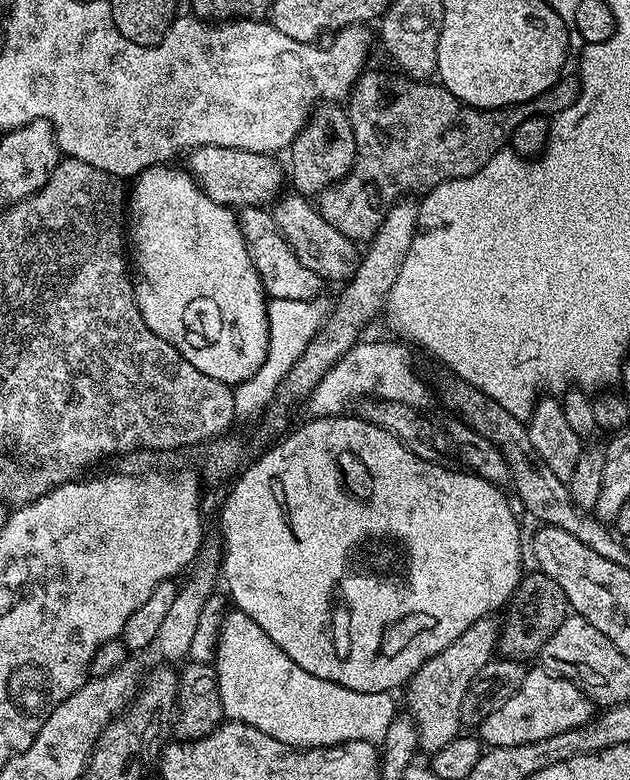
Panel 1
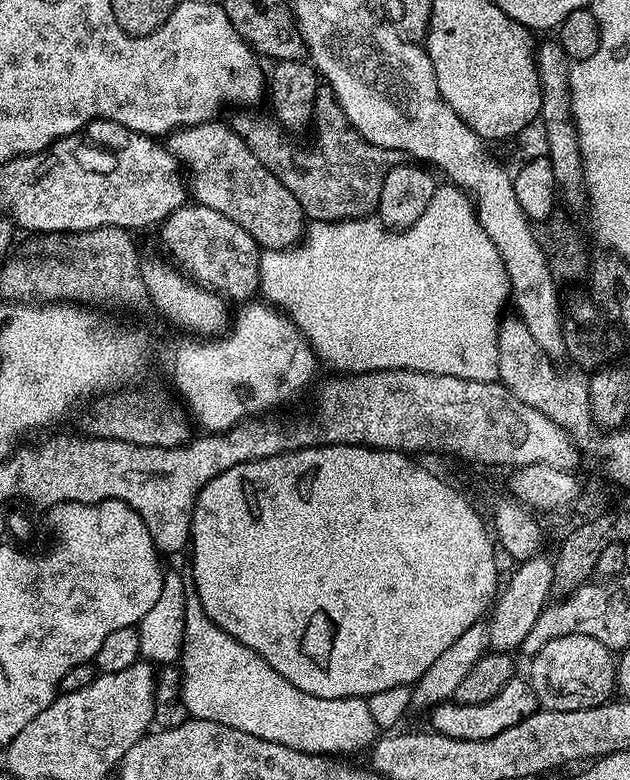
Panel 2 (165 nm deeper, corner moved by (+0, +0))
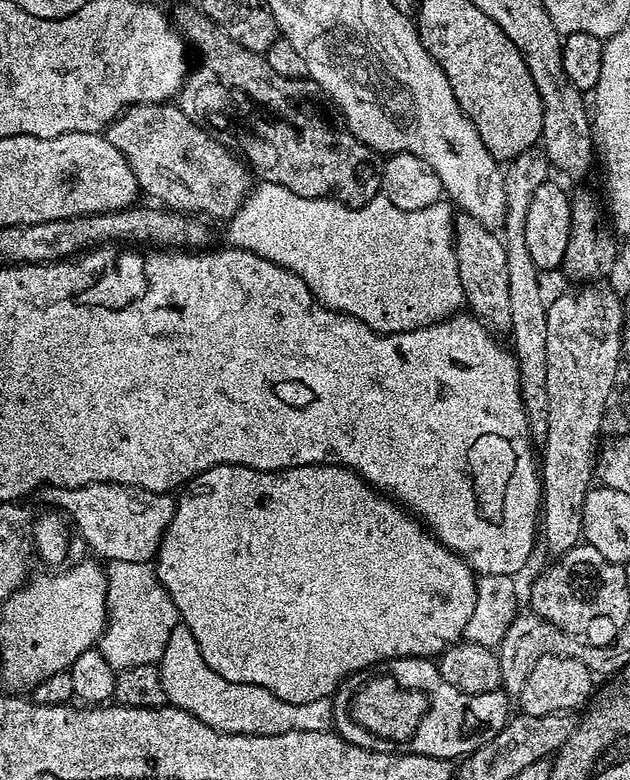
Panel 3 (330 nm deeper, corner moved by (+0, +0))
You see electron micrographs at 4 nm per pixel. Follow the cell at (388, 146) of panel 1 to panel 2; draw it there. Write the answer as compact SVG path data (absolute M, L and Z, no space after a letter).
M322 86L316 91L316 106L314 109L314 129L320 135L320 144L313 148L303 148L300 144L292 144L292 140L287 131L280 127L279 121L268 116L255 116L255 111L240 110L233 120L230 120L230 126L250 146L254 158L298 198L302 206L305 217L309 221L314 220L362 220L371 217L379 209L380 195L382 194L382 182L386 182L386 174L390 174L392 168L398 167L402 163L402 153L398 150L389 148L379 148L371 144L348 123L344 117L344 111L331 88Z

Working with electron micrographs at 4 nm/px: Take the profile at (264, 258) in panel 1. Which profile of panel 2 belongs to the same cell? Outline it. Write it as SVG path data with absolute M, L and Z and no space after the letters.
M195 202L185 203L184 207L176 208L159 225L160 240L180 259L179 267L191 274L197 281L223 294L225 297L248 302L260 291L260 254L261 247L249 232L242 230L238 222L230 222L226 214L218 214L218 210L210 210L210 206L202 206Z

